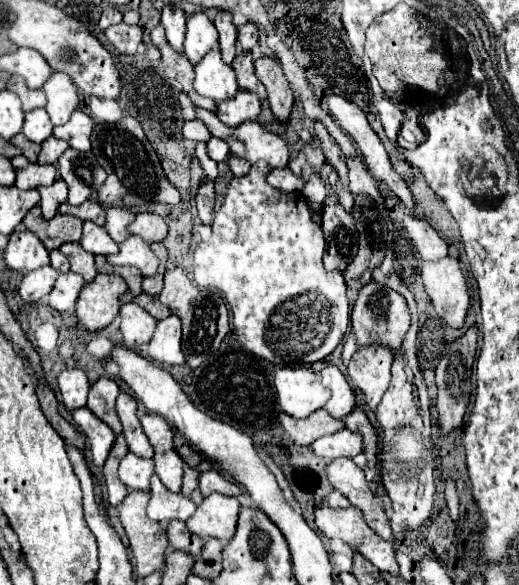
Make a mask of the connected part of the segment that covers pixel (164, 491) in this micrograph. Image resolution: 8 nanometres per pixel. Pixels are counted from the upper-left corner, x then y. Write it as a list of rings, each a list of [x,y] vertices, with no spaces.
[[[152,476],[152,498],[148,504],[148,516],[158,522],[188,520],[196,512],[192,498],[182,494],[172,494],[158,476]]]

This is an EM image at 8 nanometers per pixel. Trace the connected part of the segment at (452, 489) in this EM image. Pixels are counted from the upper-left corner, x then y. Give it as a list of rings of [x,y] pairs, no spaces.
[[[454,480],[446,482],[446,504],[450,510],[450,516],[454,522],[458,522],[458,494],[456,494],[456,484]]]

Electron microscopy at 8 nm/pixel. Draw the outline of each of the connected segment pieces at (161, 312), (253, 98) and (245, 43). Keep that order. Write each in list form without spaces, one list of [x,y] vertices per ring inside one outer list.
[[[142,294],[142,296],[132,298],[132,302],[138,302],[146,312],[150,312],[150,314],[152,314],[154,318],[158,318],[158,320],[162,320],[162,318],[168,316],[168,308],[166,308],[158,298],[154,298],[154,296]]]
[[[238,90],[234,98],[224,100],[224,102],[218,104],[216,116],[224,124],[234,126],[234,124],[240,124],[244,120],[256,120],[260,110],[262,110],[262,104],[260,104],[258,94],[248,92],[248,90]]]
[[[246,22],[238,28],[238,42],[242,50],[252,50],[258,44],[258,26],[254,22]]]

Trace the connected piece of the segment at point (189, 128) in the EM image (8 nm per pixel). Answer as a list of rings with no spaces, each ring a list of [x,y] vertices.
[[[192,120],[192,122],[186,122],[184,124],[184,136],[188,140],[196,140],[196,142],[206,142],[210,138],[210,130],[204,122],[200,120]]]

